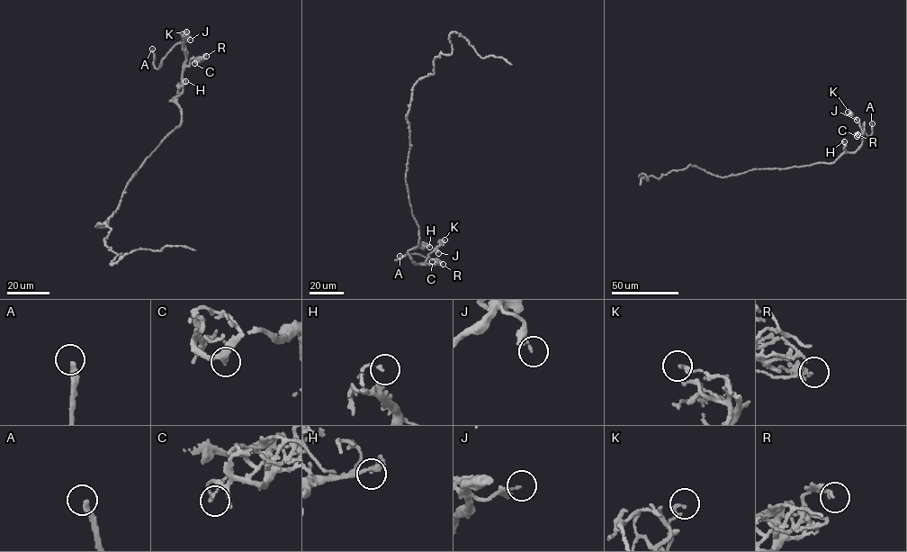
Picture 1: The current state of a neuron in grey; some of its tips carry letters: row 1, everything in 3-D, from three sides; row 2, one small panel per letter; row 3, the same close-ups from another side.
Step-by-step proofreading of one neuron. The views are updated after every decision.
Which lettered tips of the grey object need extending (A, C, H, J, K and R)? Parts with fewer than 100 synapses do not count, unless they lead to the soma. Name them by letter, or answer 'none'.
A

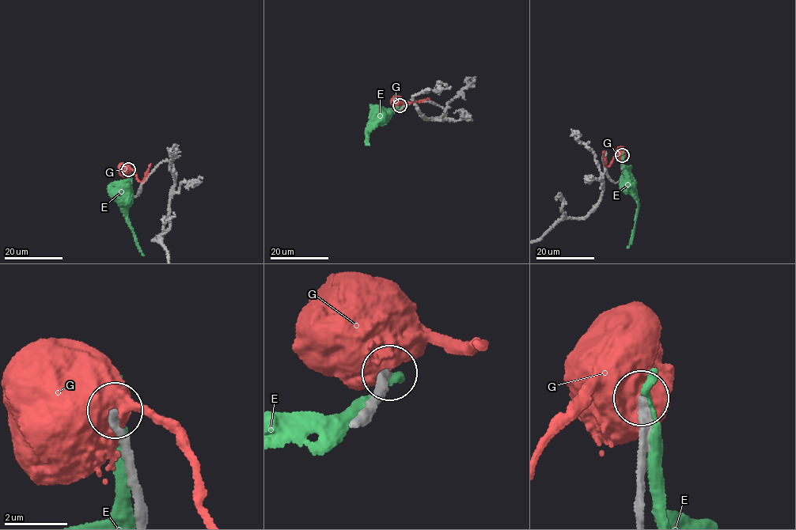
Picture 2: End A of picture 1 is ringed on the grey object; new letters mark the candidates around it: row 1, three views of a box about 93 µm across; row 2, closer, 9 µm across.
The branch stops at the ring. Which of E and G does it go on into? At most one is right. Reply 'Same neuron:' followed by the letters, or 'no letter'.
Same neuron: no letter

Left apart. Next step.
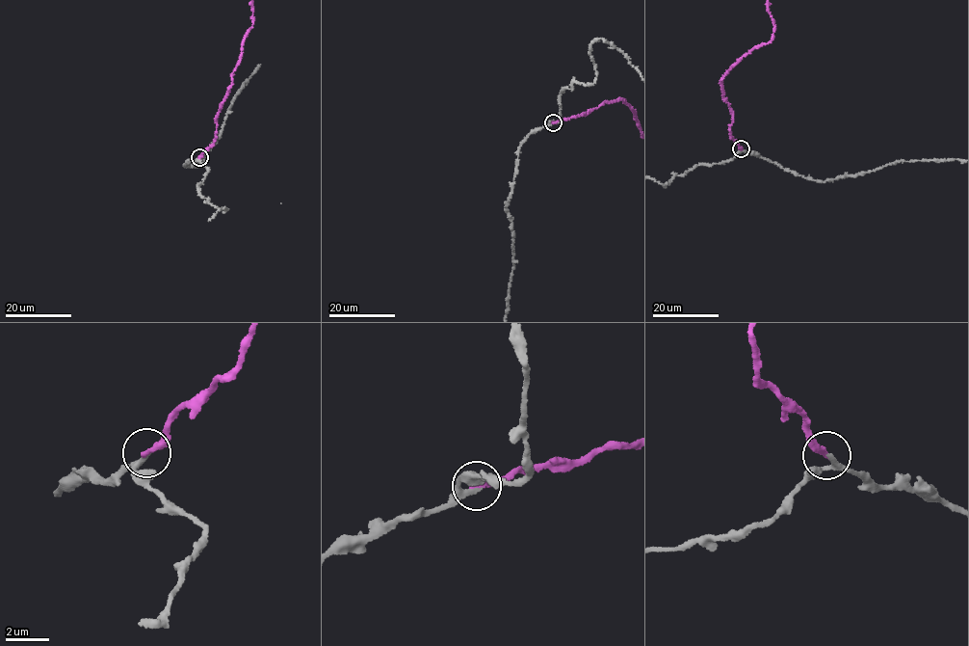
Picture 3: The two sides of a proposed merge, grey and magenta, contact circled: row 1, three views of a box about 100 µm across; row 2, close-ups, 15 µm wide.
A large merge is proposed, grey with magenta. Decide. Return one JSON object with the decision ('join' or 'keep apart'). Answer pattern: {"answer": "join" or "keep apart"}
{"answer": "keep apart"}

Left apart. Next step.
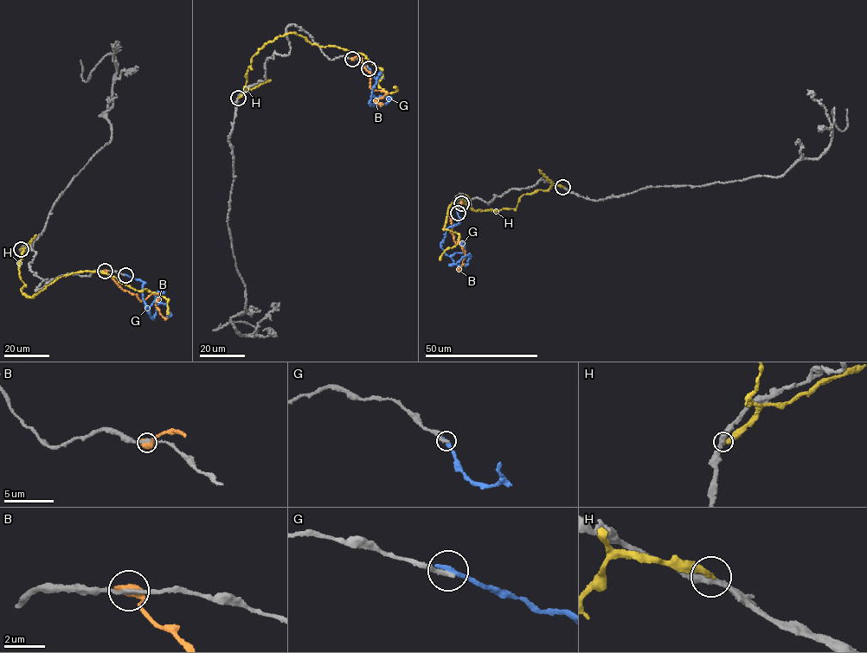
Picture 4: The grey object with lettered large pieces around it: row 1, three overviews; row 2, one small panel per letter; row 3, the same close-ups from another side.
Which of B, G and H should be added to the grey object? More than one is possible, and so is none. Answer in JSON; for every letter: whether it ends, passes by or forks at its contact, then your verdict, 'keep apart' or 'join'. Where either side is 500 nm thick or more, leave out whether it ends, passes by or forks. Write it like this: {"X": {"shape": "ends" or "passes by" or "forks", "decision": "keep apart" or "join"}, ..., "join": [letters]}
{"B": {"decision": "keep apart"}, "G": {"shape": "ends", "decision": "keep apart"}, "H": {"shape": "ends", "decision": "keep apart"}, "join": []}

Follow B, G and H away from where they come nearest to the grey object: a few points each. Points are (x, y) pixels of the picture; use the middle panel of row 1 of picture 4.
B: (352, 59), (359, 56), (361, 59), (370, 74), (370, 87), (385, 92), (375, 100), (383, 105)
G: (369, 68), (374, 77), (380, 78), (381, 73), (378, 73), (370, 105), (383, 105), (392, 97)
H: (238, 98), (253, 55), (294, 33), (322, 47), (363, 54), (382, 68), (381, 88), (392, 93), (395, 87)

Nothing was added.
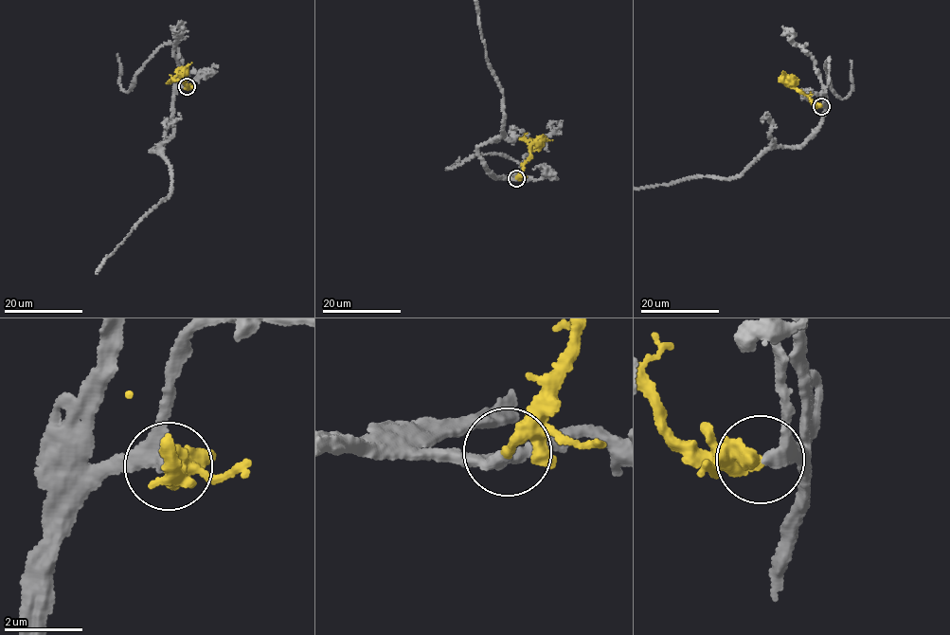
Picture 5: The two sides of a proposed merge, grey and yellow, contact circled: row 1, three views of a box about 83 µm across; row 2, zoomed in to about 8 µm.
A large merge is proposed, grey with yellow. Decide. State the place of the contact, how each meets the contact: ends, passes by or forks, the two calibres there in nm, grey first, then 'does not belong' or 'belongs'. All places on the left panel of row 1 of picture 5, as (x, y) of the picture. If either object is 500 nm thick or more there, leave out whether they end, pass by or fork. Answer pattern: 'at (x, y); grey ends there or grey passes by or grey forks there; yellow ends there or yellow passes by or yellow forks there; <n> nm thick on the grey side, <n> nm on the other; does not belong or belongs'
at (187, 86); grey passes by; yellow ends there; 280 nm thick on the grey side, 360 nm on the other; belongs

